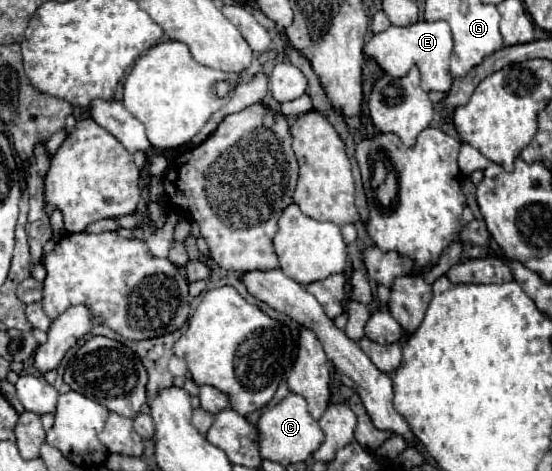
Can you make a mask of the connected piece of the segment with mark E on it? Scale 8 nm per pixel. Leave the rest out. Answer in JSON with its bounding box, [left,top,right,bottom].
[365,22,453,92]

